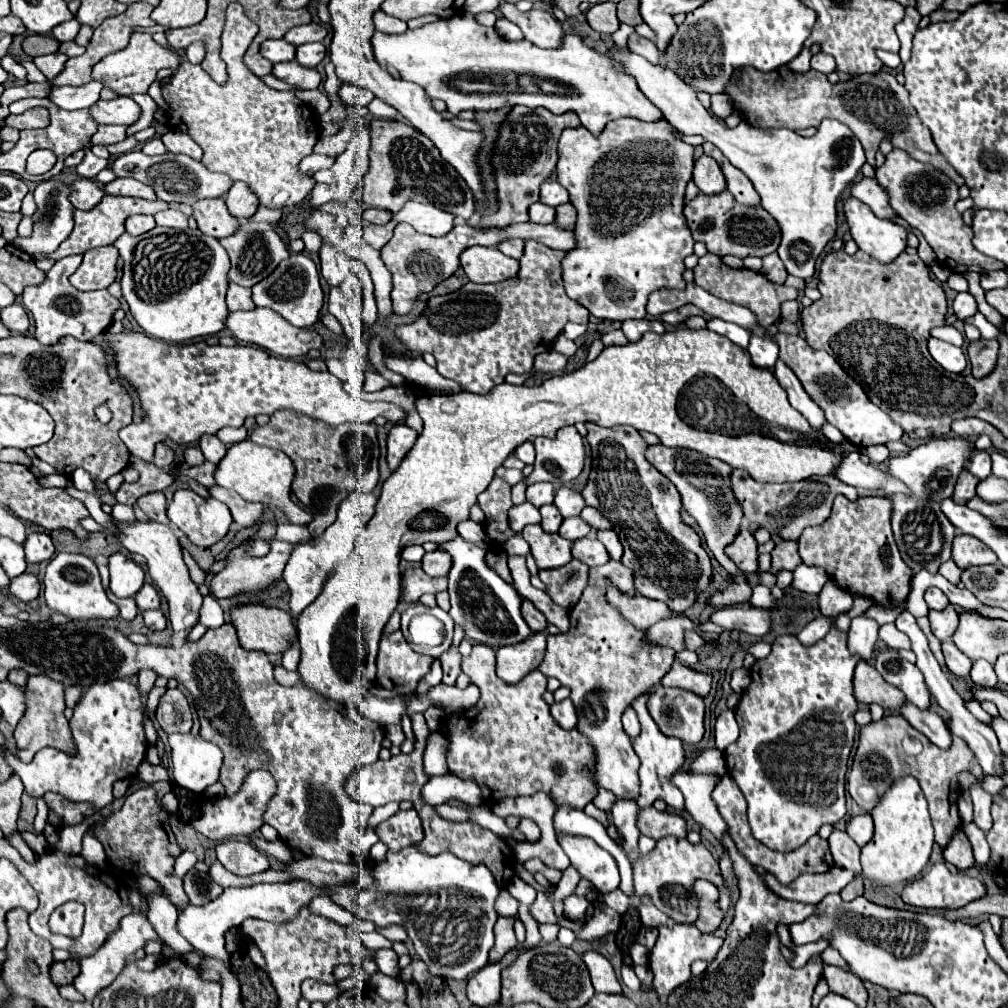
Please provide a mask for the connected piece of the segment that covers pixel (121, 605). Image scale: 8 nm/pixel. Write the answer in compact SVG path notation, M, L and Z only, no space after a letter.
M108 590L108 598L118 606L120 616L122 616L124 620L134 620L134 616L136 616L136 612L138 612L138 606L136 606L134 598L118 598L118 596L114 596L110 590Z

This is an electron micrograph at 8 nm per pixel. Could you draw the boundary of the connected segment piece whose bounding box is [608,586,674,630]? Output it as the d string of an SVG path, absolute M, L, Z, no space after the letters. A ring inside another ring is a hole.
M608 586L608 602L614 604L620 614L632 622L638 630L646 630L650 628L652 624L656 624L658 620L674 614L664 602L658 602L658 600L650 600L650 598L644 598L644 596L634 596L634 598L628 598L626 594L618 592L614 586Z

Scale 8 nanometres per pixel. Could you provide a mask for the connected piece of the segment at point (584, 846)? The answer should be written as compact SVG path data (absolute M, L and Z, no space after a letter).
M558 836L558 844L568 854L580 876L588 878L600 892L612 892L620 884L616 860L586 836Z

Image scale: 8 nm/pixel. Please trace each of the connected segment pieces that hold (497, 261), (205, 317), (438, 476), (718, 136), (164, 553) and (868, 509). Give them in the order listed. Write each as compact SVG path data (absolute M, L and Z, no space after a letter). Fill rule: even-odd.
M472 246L460 254L462 270L466 272L470 282L488 284L502 282L518 272L518 260L504 256L498 248Z
M156 226L146 234L130 236L122 234L112 244L122 260L122 294L130 306L130 314L144 328L144 332L152 338L166 342L186 342L200 336L216 334L224 328L224 320L228 316L226 306L226 290L228 290L228 270L230 258L228 252L218 244L216 238L202 234L200 230L172 230Z
M680 328L662 336L648 332L638 342L604 348L596 360L584 364L576 372L552 376L540 386L514 386L502 382L488 394L458 392L420 396L416 400L416 410L424 420L422 434L398 470L394 470L392 476L384 482L380 500L376 504L376 514L368 522L366 530L358 536L356 548L346 564L340 564L336 568L336 572L326 580L322 594L296 620L302 648L298 672L304 684L340 704L356 704L376 682L378 642L384 624L400 602L402 550L412 544L440 544L456 538L458 522L468 518L478 494L484 492L492 482L494 470L502 466L514 448L526 440L532 440L536 436L554 438L560 428L578 422L594 422L606 428L628 424L636 430L656 434L664 446L690 448L704 456L718 458L732 468L744 468L758 482L798 482L812 476L834 474L844 454L858 452L858 448L848 440L842 440L840 444L832 442L830 452L830 442L820 436L820 432L816 432L800 412L790 406L788 396L776 382L774 374L766 368L754 366L748 350L732 344L728 338L716 332L690 328ZM726 428L792 428L792 436L796 440L780 442L772 436L766 436L764 432L730 436ZM810 438L816 438L818 442L812 444Z
M616 50L610 54L610 58L620 64L624 74L630 74L636 80L642 94L662 110L664 118L680 134L698 134L712 142L736 168L740 168L750 178L762 198L762 206L782 228L778 256L782 258L788 274L804 280L814 276L818 256L836 234L836 202L866 162L864 150L852 130L832 118L824 118L812 138L802 138L788 128L754 128L744 120L736 128L728 128L700 104L692 86L684 84L684 80L680 80L680 76L676 76L676 72L670 68L664 68L662 64L650 64L646 58L628 50Z
M112 518L112 524L116 526L116 538L122 542L122 546L128 552L134 554L142 554L148 562L148 572L154 580L154 584L158 586L158 590L164 594L164 598L168 600L170 612L168 612L168 620L172 624L174 632L180 630L192 630L194 624L198 622L198 612L202 608L202 594L198 590L198 586L190 580L188 568L182 560L182 546L178 542L178 532L170 526L164 526L160 522L154 520L134 520L132 524L126 522L118 522Z
M838 496L832 516L822 526L806 528L798 540L800 558L808 566L820 566L828 576L850 594L862 594L876 604L900 604L908 598L912 570L900 558L898 546L890 528L892 500L890 498L858 498L856 502Z

